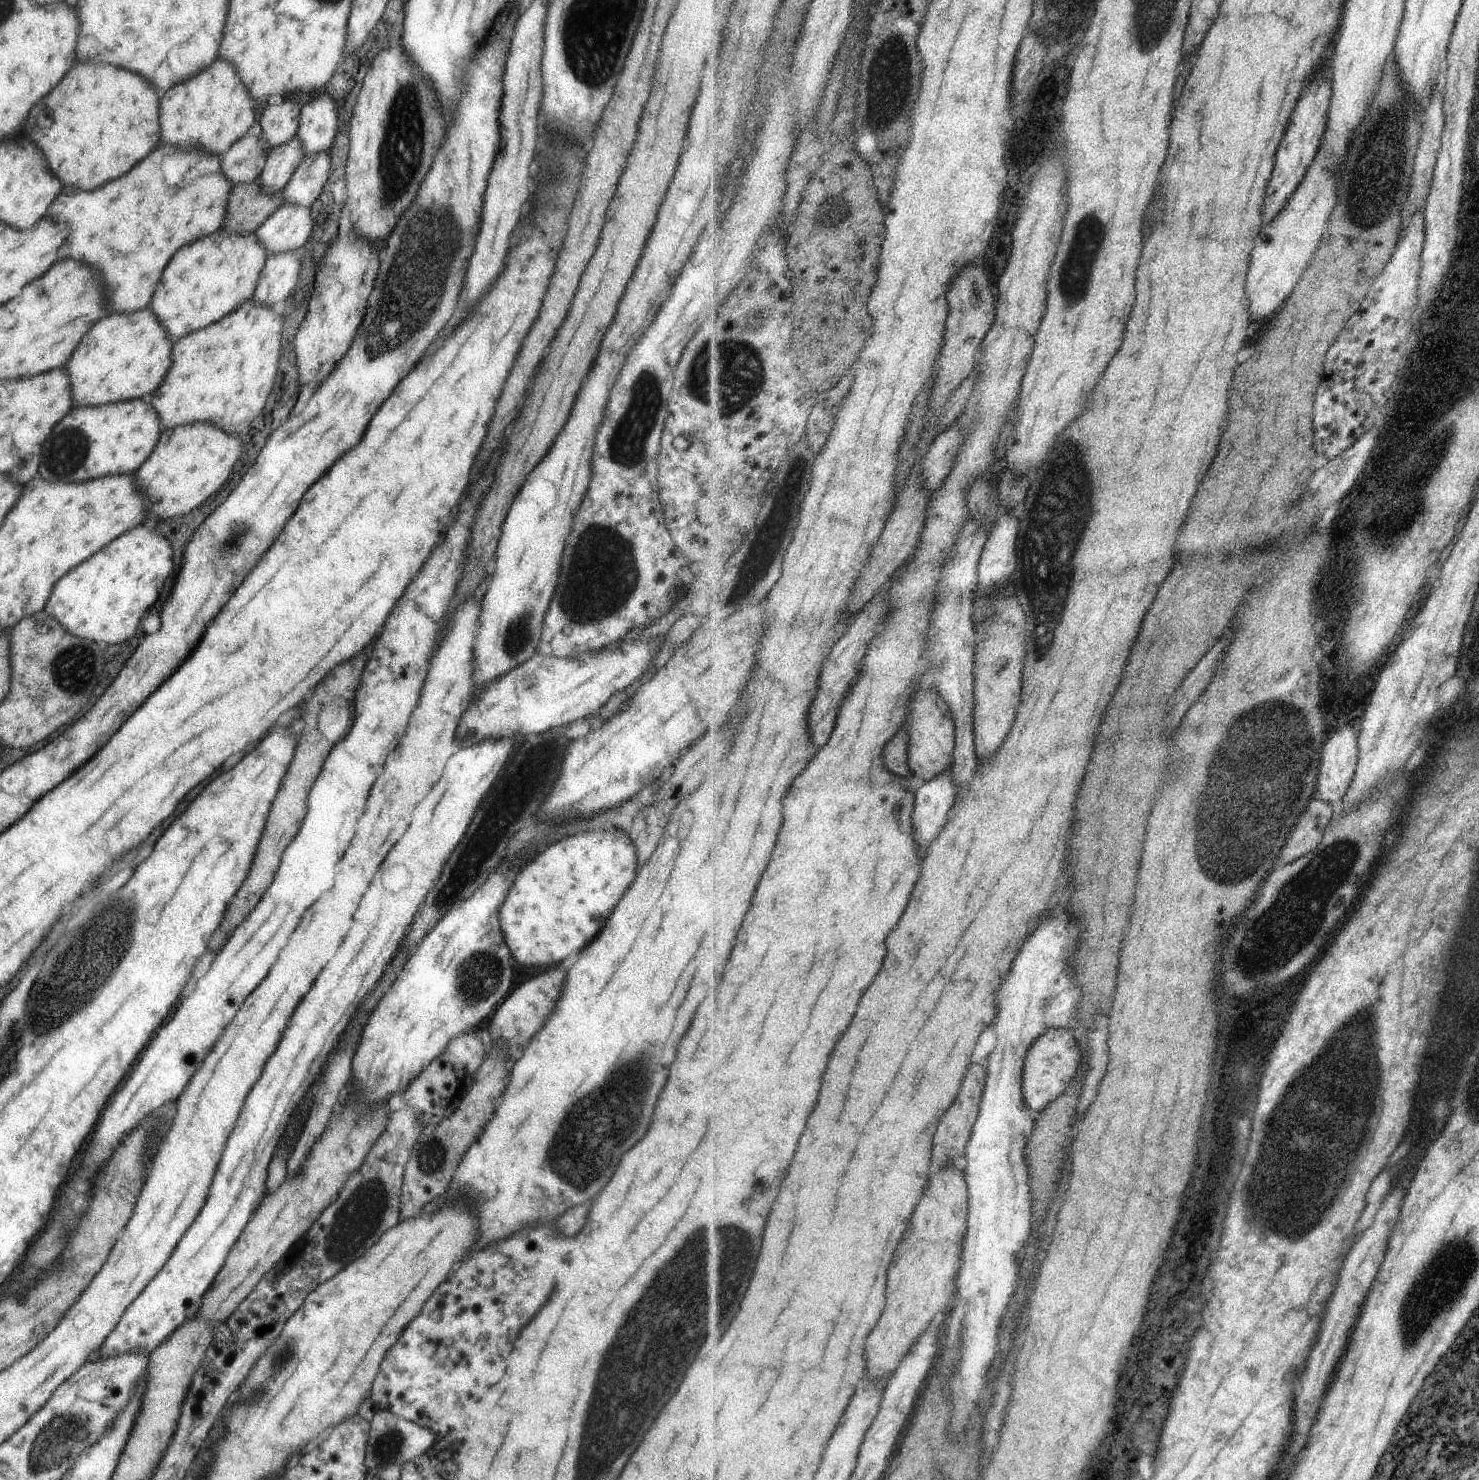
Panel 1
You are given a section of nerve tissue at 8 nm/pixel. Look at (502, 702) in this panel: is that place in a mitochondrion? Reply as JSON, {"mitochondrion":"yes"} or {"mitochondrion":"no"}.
{"mitochondrion":"no"}

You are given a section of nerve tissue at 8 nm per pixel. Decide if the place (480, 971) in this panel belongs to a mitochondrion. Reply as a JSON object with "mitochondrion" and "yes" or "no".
{"mitochondrion":"yes"}

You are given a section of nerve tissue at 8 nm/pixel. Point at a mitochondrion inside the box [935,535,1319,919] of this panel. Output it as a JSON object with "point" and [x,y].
{"point":[1258,779]}

